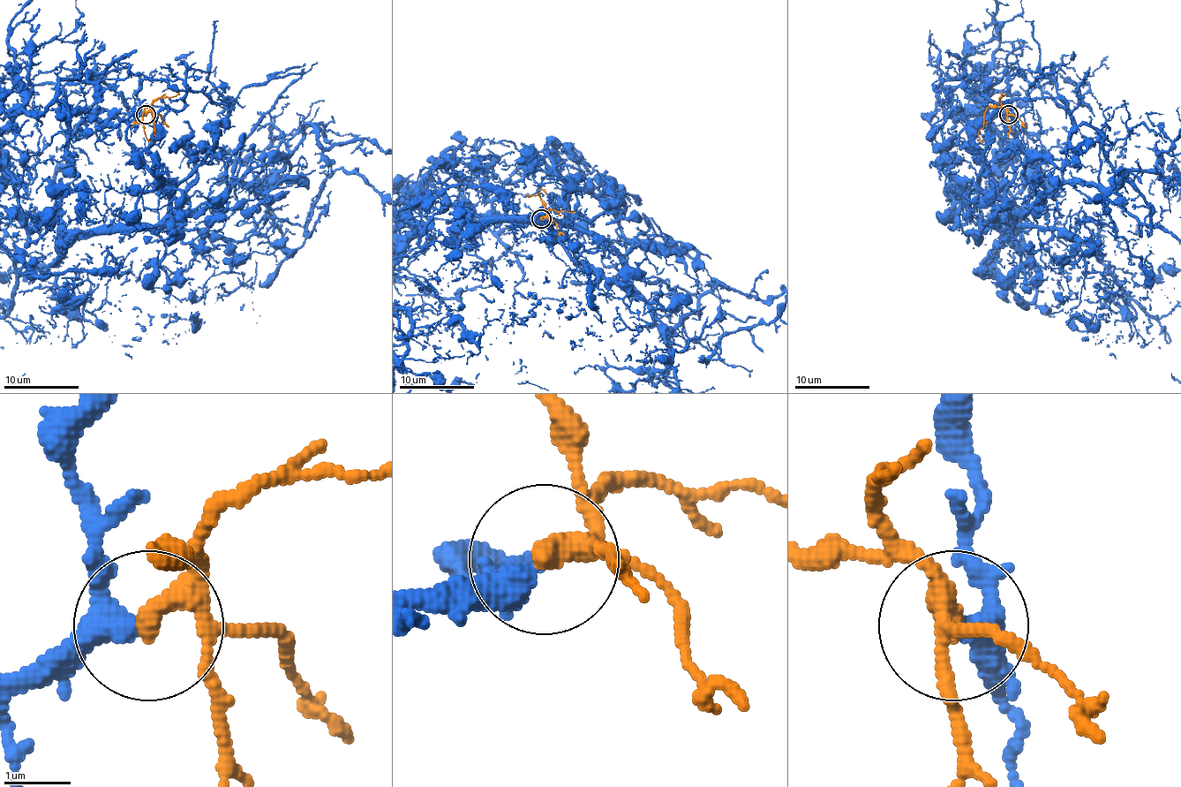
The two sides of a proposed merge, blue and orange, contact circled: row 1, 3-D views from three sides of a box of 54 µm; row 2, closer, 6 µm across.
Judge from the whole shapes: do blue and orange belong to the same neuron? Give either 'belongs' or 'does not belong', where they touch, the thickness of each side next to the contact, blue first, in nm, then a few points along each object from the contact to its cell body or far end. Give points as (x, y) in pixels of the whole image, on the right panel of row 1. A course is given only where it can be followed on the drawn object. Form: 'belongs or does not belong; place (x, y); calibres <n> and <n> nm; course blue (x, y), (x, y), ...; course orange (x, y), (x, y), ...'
belongs; place (1008, 114); calibres 320 and 280 nm; course blue (1009, 115), (1003, 135), (954, 110), (999, 137), (1004, 240), (1064, 184), (1161, 178), (1156, 145), (1177, 200); course orange (1009, 115), (1003, 107), (986, 109), (984, 124), (979, 133), (984, 140)

